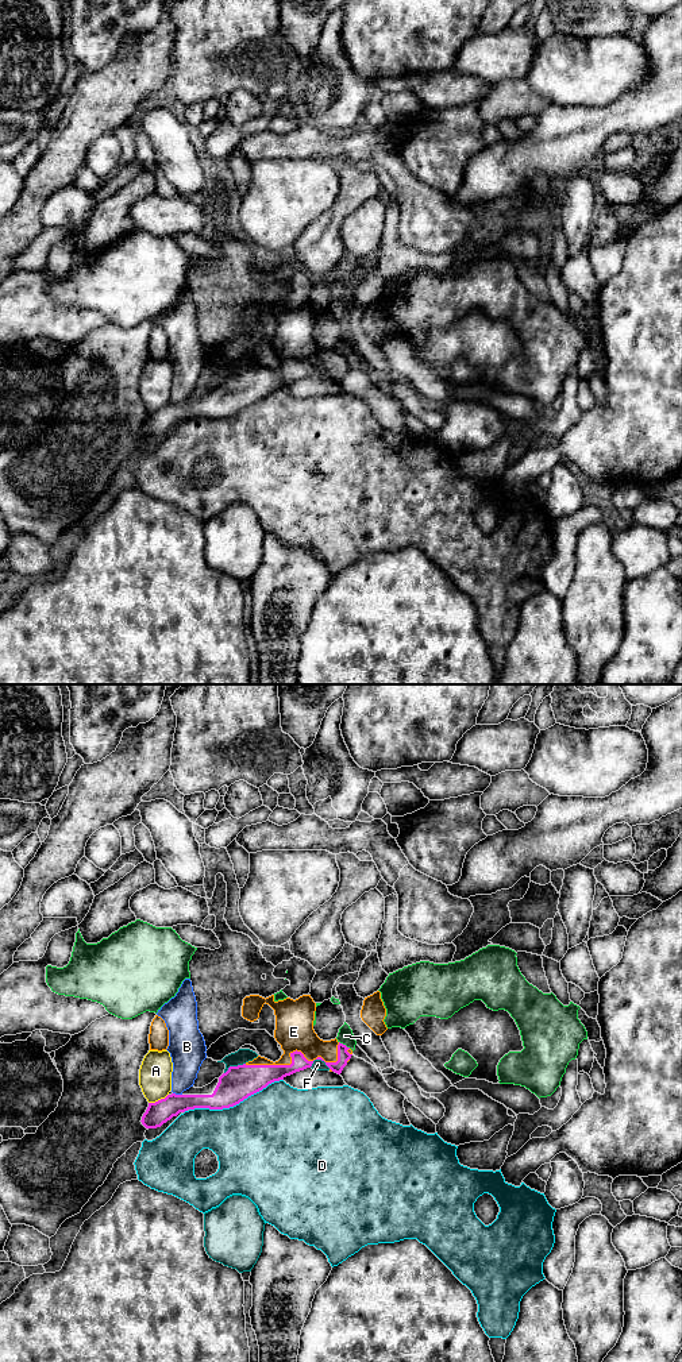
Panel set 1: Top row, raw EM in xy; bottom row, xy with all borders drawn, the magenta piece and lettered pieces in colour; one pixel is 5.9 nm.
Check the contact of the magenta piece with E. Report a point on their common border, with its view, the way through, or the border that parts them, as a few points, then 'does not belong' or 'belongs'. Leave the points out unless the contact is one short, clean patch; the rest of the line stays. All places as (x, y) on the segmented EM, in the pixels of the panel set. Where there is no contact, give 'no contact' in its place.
meets magenta in xy at (296, 1050); belongs

